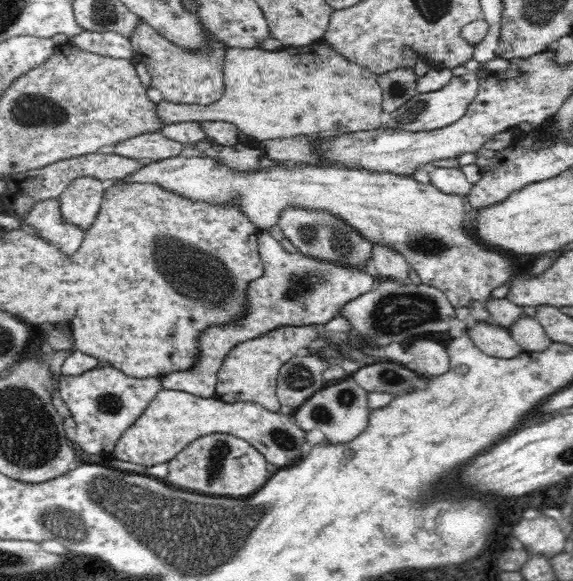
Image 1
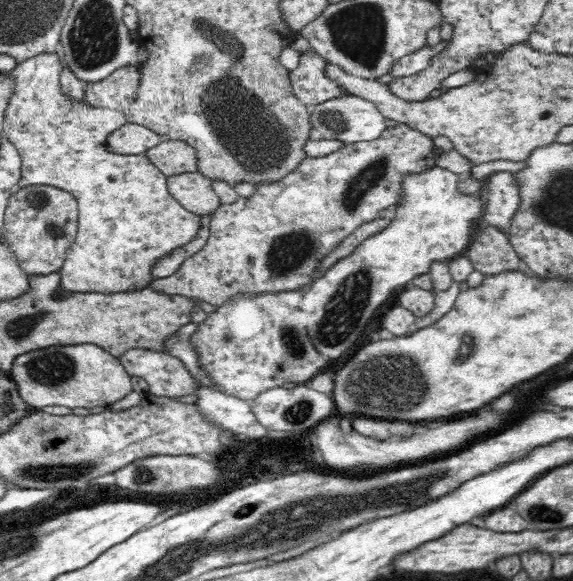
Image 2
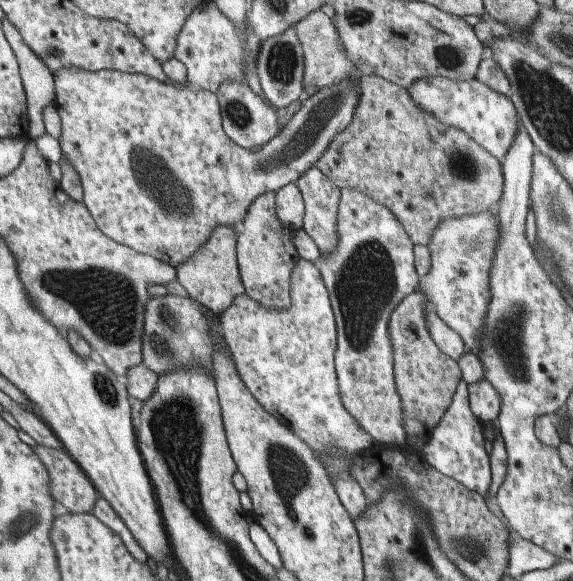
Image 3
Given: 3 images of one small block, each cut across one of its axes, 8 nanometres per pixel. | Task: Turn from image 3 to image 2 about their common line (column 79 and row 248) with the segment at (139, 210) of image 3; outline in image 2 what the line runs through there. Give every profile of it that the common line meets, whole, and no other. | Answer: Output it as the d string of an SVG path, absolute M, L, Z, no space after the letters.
M44 51L39 55L33 56L28 60L22 61L12 73L14 73L14 79L16 79L16 90L8 102L8 108L6 108L6 116L4 123L1 124L1 132L15 145L16 150L21 156L21 177L18 182L17 190L24 187L30 187L35 185L52 186L54 188L64 189L69 192L77 202L78 213L78 228L77 235L71 247L67 250L66 260L64 260L64 266L58 270L59 284L62 285L64 293L114 293L114 292L136 292L138 290L144 290L145 287L151 287L152 282L157 278L154 277L154 266L160 258L164 256L170 256L172 252L176 250L182 250L186 244L190 244L194 238L198 238L198 232L202 228L202 215L195 212L188 211L184 208L180 202L178 202L168 189L167 176L158 170L156 166L151 163L151 160L145 154L140 155L120 155L119 152L112 152L107 146L108 135L112 131L122 128L124 124L128 123L128 118L124 110L113 108L96 108L88 105L88 103L78 102L77 100L70 100L67 96L64 96L61 92L60 86L60 74L63 72L64 60L62 59L62 53L57 51Z

